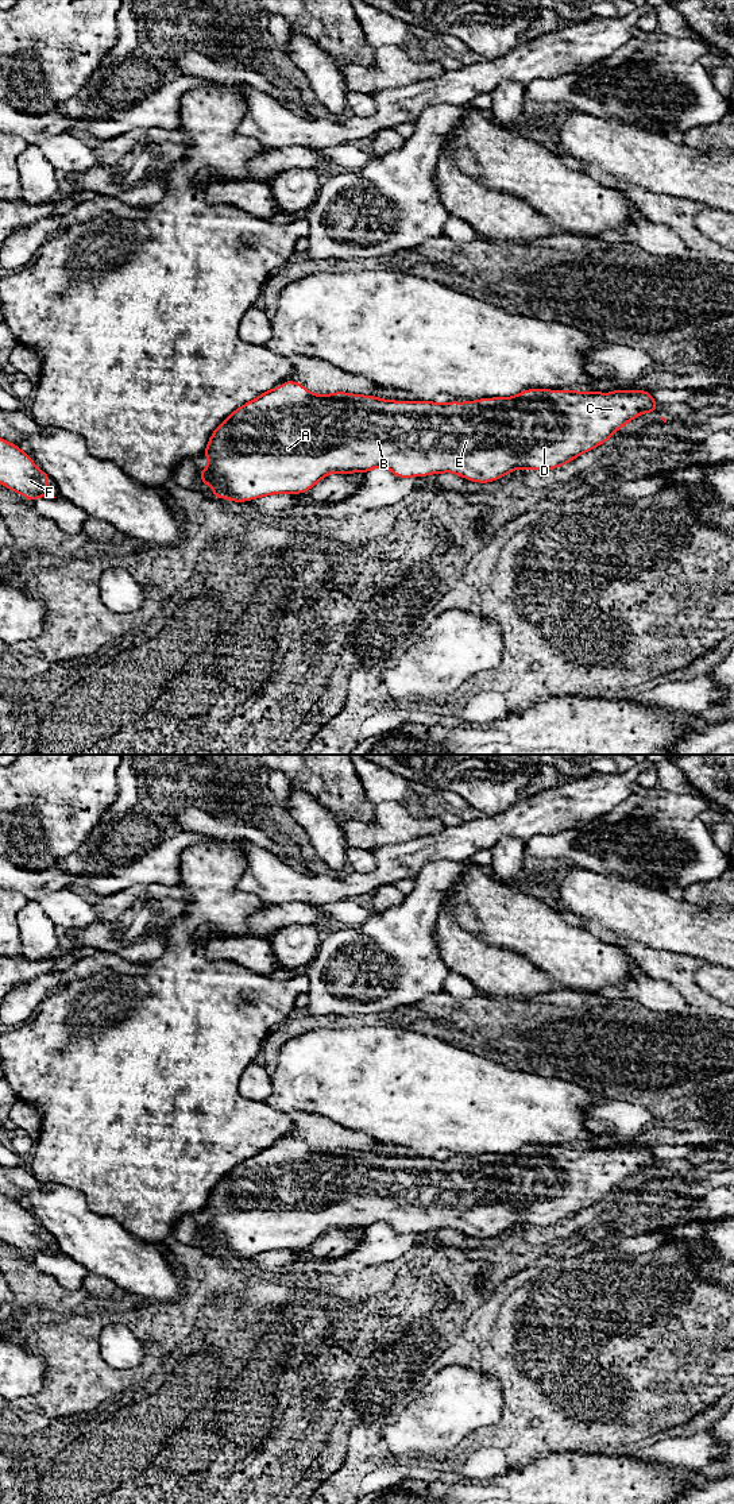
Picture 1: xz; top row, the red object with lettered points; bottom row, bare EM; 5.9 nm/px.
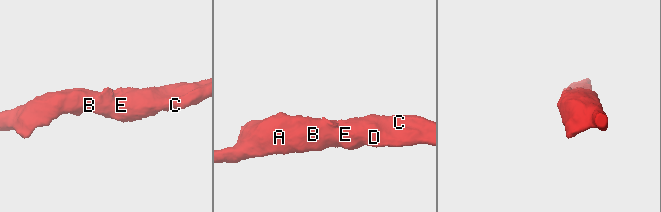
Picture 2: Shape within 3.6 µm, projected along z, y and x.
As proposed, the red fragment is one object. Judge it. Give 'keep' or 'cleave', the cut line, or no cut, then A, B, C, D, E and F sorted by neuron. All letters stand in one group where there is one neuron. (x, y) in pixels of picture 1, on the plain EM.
keep; no cut; A B C D E F

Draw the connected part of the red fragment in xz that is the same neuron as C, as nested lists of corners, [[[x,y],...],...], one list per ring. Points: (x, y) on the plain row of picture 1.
[[[286,1137],[279,1144],[264,1148],[259,1153],[237,1164],[215,1185],[209,1193],[206,1206],[202,1210],[209,1215],[209,1220],[206,1225],[200,1227],[200,1235],[213,1245],[213,1253],[232,1256],[235,1258],[251,1257],[270,1250],[305,1249],[331,1229],[367,1229],[376,1223],[386,1223],[399,1234],[453,1229],[468,1237],[479,1239],[491,1237],[495,1238],[517,1225],[546,1227],[555,1223],[565,1222],[572,1215],[603,1200],[607,1195],[614,1192],[615,1187],[621,1185],[630,1176],[636,1175],[641,1169],[652,1169],[657,1165],[657,1162],[658,1160],[653,1156],[652,1150],[644,1146],[614,1146],[604,1150],[600,1148],[530,1145],[524,1146],[514,1153],[480,1154],[478,1157],[467,1158],[455,1158],[452,1156],[448,1160],[439,1160],[436,1157],[424,1158],[382,1156],[374,1152],[351,1150],[344,1148],[332,1150],[313,1150],[301,1139]]]

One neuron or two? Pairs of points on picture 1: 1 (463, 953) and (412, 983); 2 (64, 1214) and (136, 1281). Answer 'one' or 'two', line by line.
1: two
2: one

